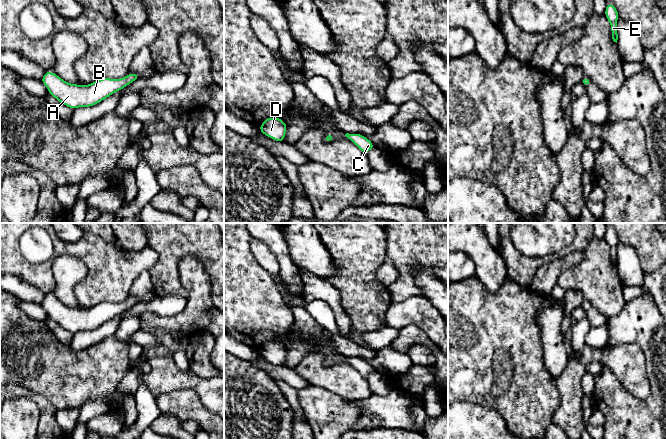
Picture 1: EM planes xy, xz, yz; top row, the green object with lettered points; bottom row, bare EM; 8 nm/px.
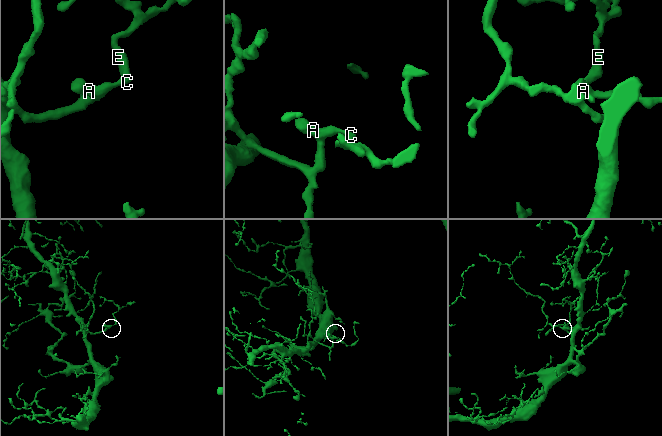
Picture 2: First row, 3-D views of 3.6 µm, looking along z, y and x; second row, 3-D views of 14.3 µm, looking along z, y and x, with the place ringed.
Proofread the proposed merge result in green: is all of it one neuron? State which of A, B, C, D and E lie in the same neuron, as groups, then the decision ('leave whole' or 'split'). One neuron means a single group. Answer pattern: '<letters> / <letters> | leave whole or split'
A B C D E | leave whole

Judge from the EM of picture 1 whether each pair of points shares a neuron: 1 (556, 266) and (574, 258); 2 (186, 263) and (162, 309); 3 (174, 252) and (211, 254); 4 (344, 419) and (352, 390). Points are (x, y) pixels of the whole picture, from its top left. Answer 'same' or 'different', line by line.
1: same
2: different
3: same
4: different

